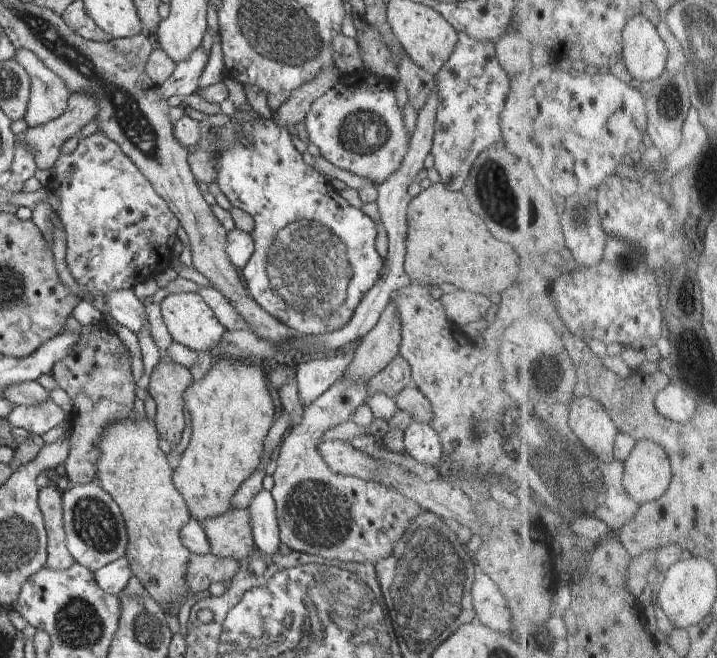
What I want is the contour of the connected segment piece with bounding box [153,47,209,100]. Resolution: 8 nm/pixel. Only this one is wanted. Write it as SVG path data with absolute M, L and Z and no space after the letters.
M196 48L188 58L175 65L172 74L162 84L153 88L154 94L166 100L172 96L184 98L195 94L208 60L209 53L204 48Z

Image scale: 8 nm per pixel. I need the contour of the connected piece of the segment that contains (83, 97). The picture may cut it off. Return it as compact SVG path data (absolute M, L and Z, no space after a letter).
M80 90L80 92L72 92L70 94L66 111L55 120L48 122L42 126L29 127L19 135L16 135L17 144L26 144L28 150L34 154L34 162L36 167L40 170L48 170L55 166L56 160L61 156L60 148L62 144L69 138L75 137L80 130L90 124L98 114L98 104L94 100L92 94Z

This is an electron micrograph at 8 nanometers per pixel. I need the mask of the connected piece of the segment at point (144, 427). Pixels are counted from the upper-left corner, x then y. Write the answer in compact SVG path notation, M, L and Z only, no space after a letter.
M132 411L128 418L106 426L106 430L102 432L98 450L100 450L100 456L96 462L95 479L99 486L112 496L122 512L128 534L125 557L129 561L133 576L142 583L145 590L149 592L148 595L169 616L177 616L180 605L190 597L190 594L186 592L186 572L191 553L182 544L180 538L180 528L188 522L190 517L182 494L174 487L173 462L159 448L159 435L155 421L148 417L136 420Z

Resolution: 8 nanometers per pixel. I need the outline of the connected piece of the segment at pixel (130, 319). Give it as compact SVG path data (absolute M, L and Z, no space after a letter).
M132 289L108 291L107 296L100 301L106 305L110 316L117 323L129 328L134 334L138 335L142 329L149 329L146 307L138 300Z

